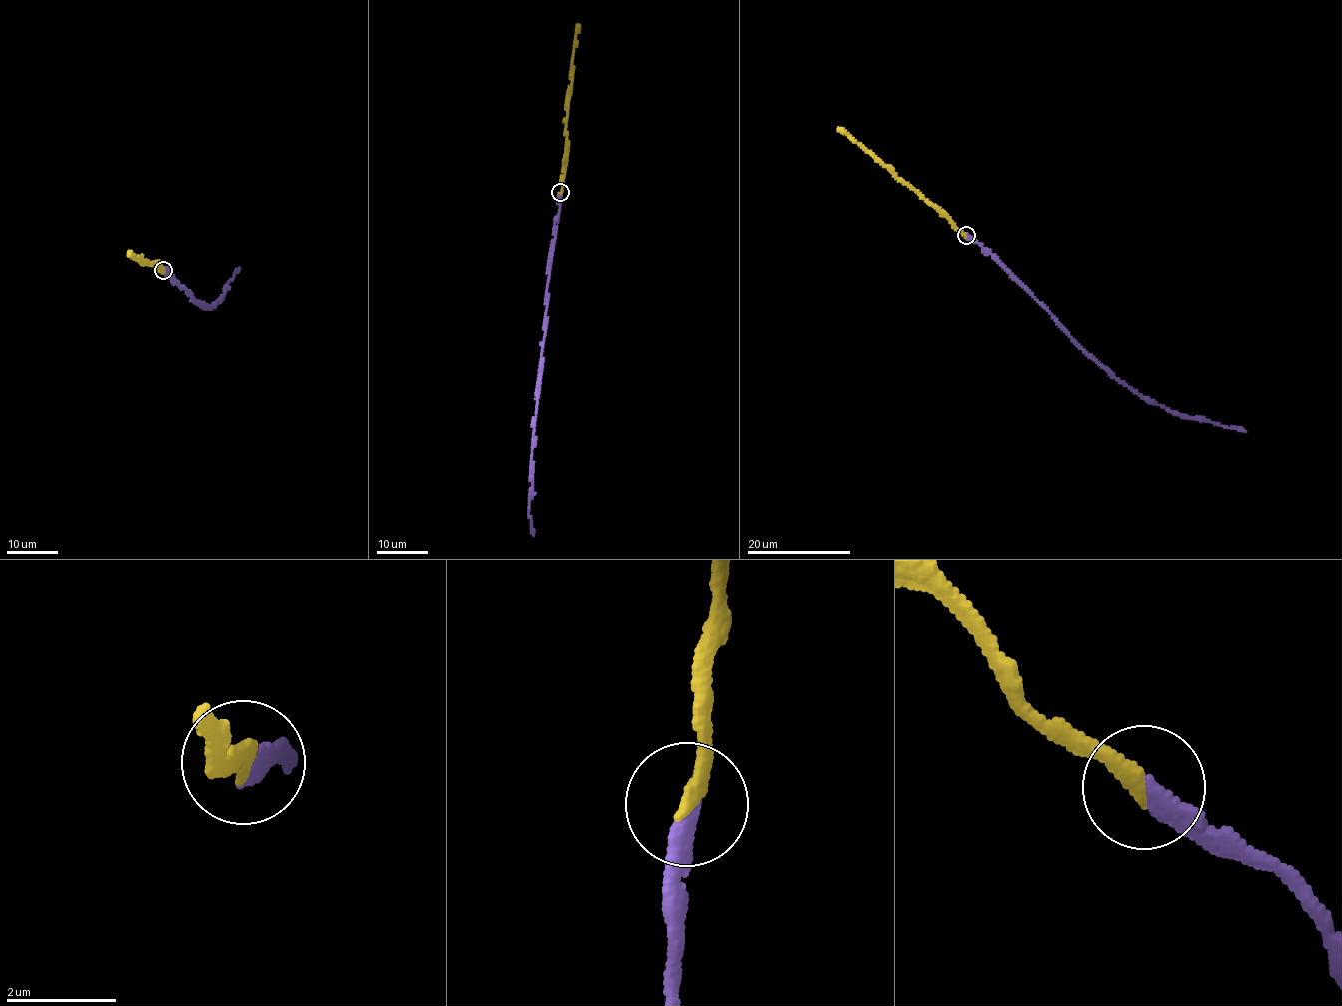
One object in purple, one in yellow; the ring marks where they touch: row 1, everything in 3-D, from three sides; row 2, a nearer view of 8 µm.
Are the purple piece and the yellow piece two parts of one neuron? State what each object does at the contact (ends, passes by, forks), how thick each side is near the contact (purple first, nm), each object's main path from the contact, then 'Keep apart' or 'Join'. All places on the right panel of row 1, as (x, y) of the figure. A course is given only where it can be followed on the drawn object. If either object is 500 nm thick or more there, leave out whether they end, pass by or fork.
At the ring purple ends. At the ring yellow ends. Thickness 360 nm (purple) against 320 nm. Course of purple: (966, 236), (974, 239), (1034, 296), (1088, 354), (1134, 391), (1180, 415), (1245, 432). Course of yellow: (965, 235), (837, 127). Join

